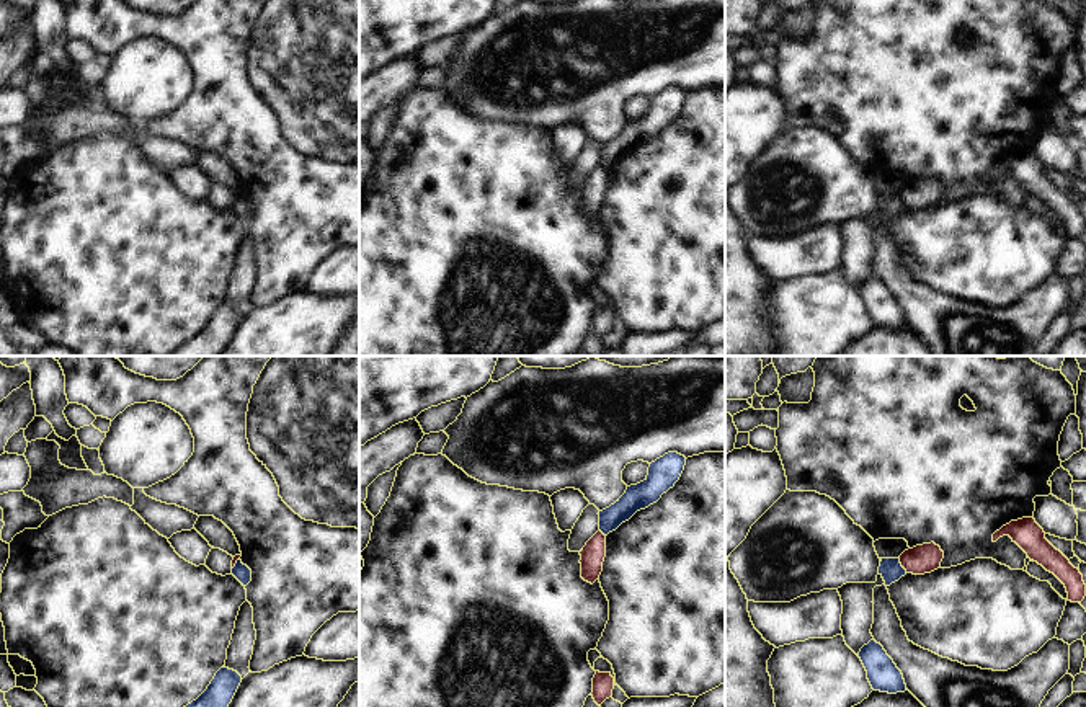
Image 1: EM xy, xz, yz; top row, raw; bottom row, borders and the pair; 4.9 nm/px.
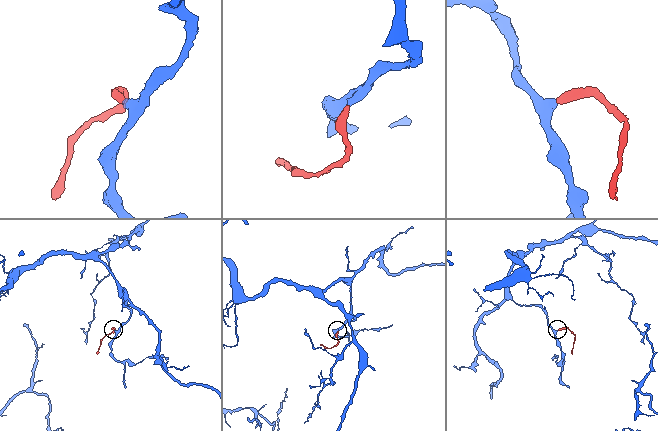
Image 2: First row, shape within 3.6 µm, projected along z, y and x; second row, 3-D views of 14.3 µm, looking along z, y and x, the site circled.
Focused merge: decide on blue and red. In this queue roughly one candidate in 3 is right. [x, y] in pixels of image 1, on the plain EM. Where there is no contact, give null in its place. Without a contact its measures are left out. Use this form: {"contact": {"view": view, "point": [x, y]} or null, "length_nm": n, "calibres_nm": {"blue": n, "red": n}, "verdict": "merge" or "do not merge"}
{"contact": {"view": "yz", "point": [900, 200]}, "length_nm": 80, "calibres_nm": {"blue": 110, "red": 140}, "verdict": "do not merge"}

